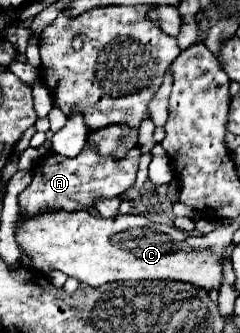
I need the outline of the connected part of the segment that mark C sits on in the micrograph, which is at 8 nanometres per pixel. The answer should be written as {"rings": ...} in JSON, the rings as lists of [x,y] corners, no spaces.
{"rings":[[[42,211],[34,217],[20,213],[16,243],[40,273],[62,271],[92,287],[110,281],[172,279],[212,291],[220,289],[222,281],[222,265],[218,261],[220,245],[216,245],[214,231],[202,237],[190,237],[186,231],[154,223],[146,215],[104,219],[88,211]]]}

